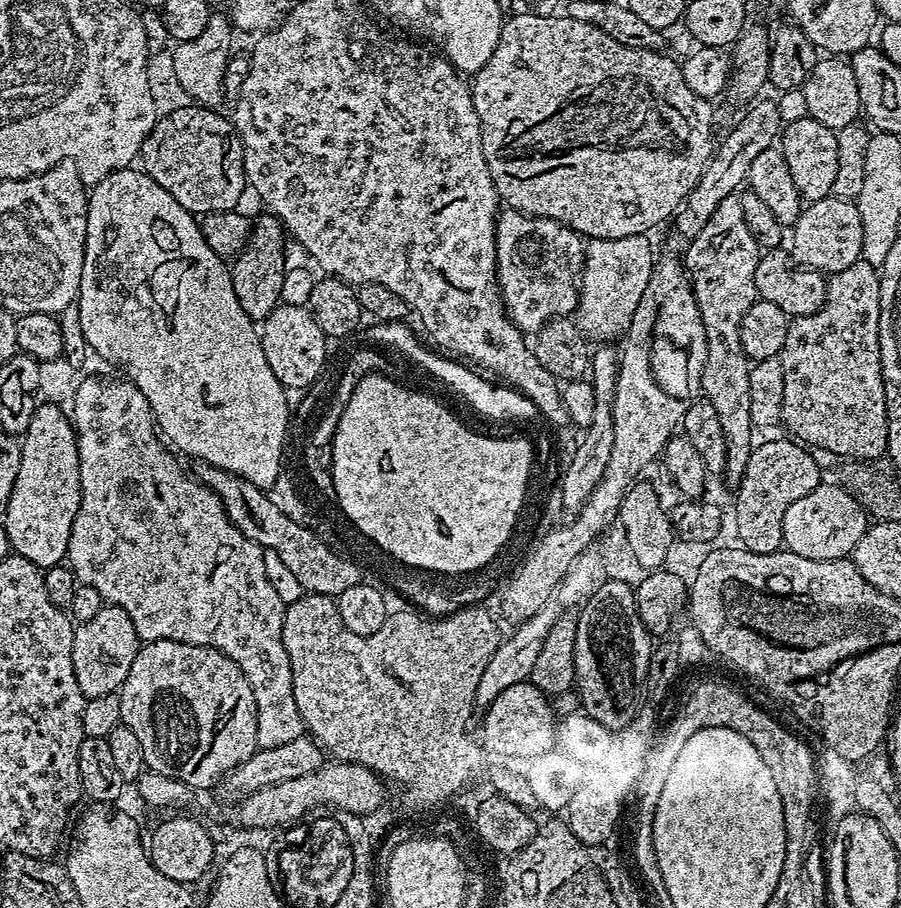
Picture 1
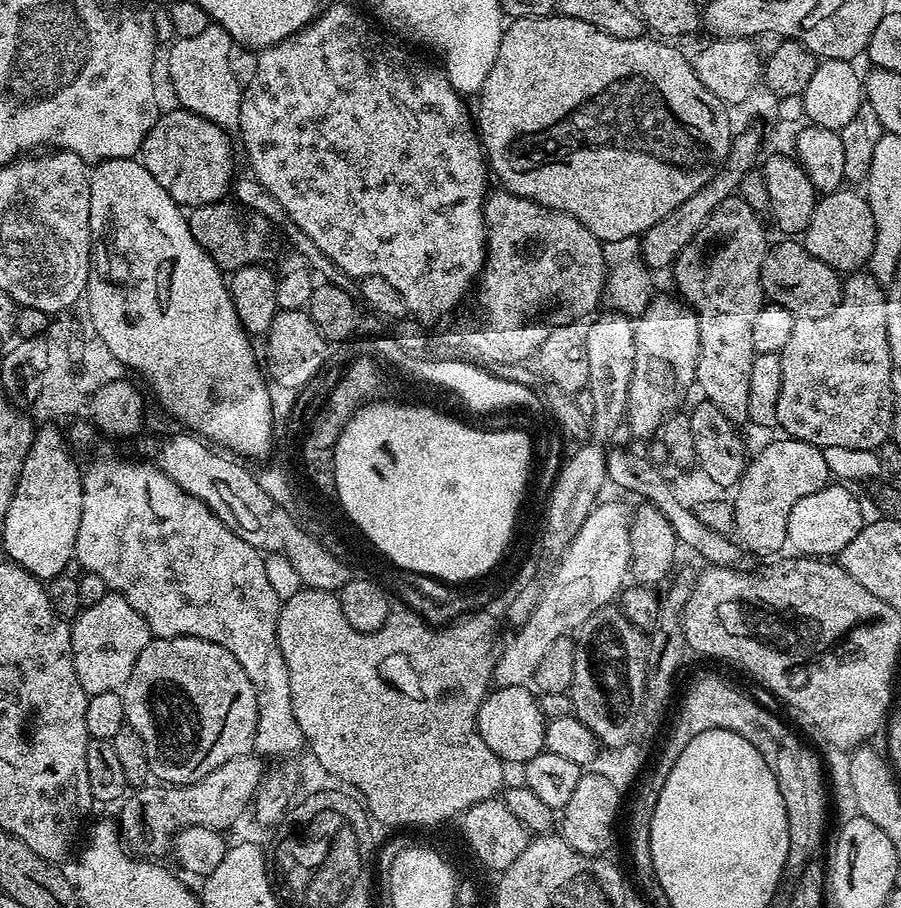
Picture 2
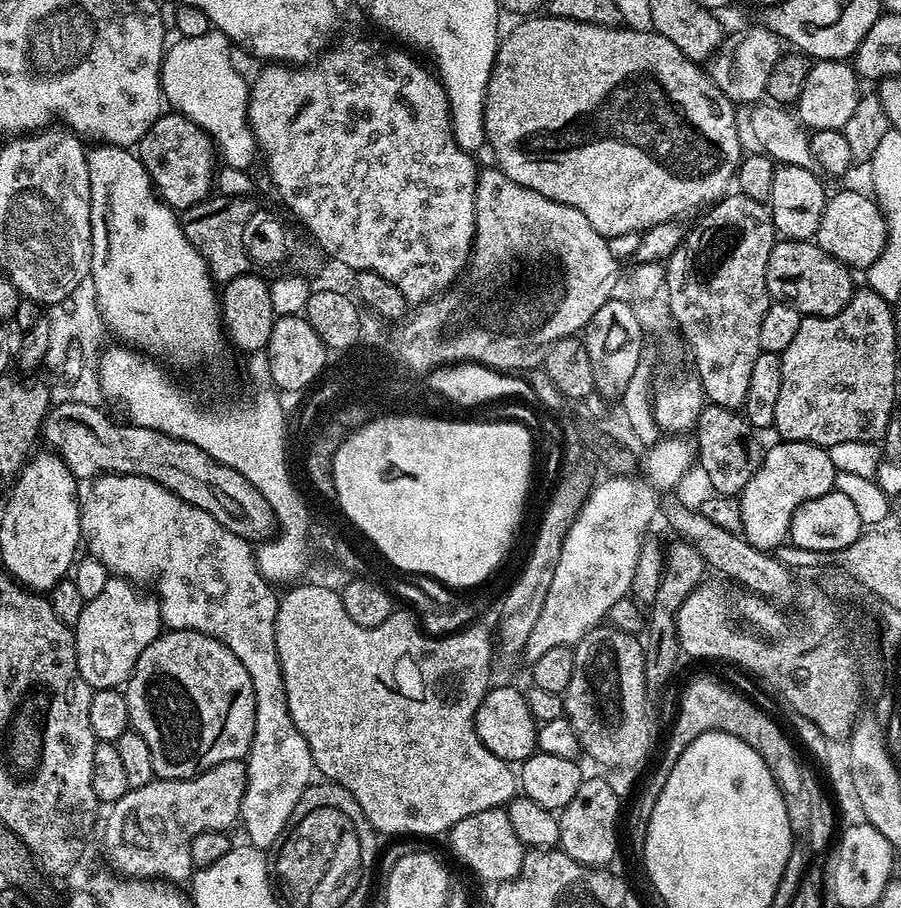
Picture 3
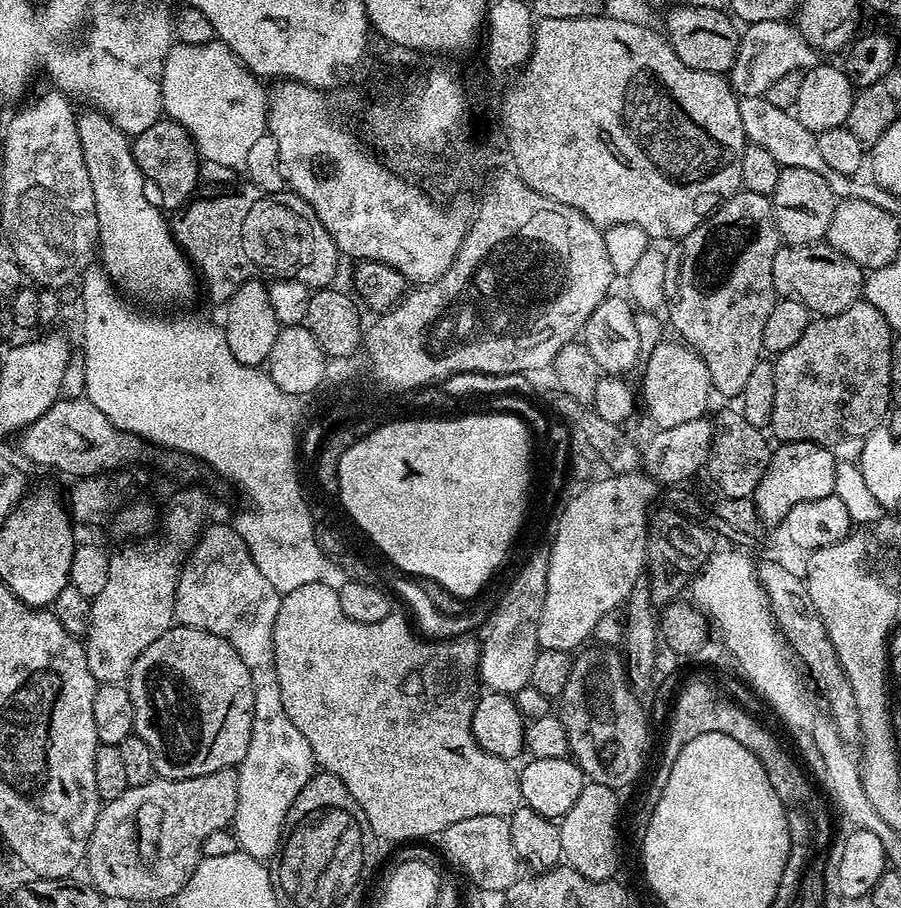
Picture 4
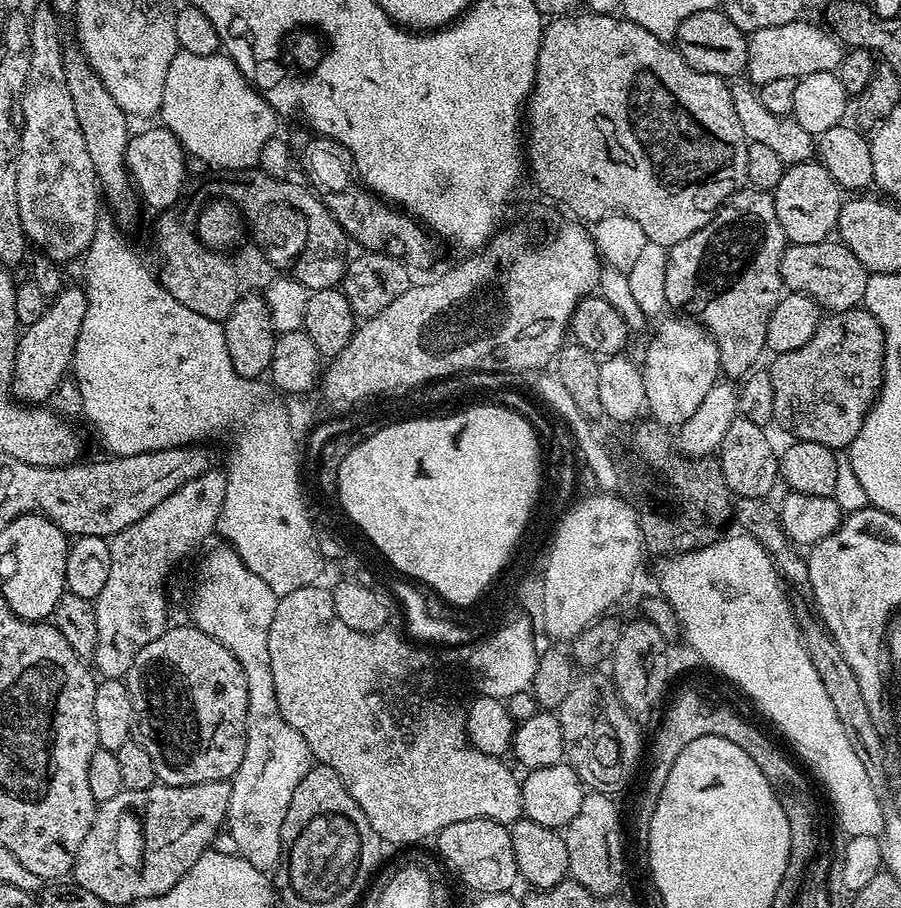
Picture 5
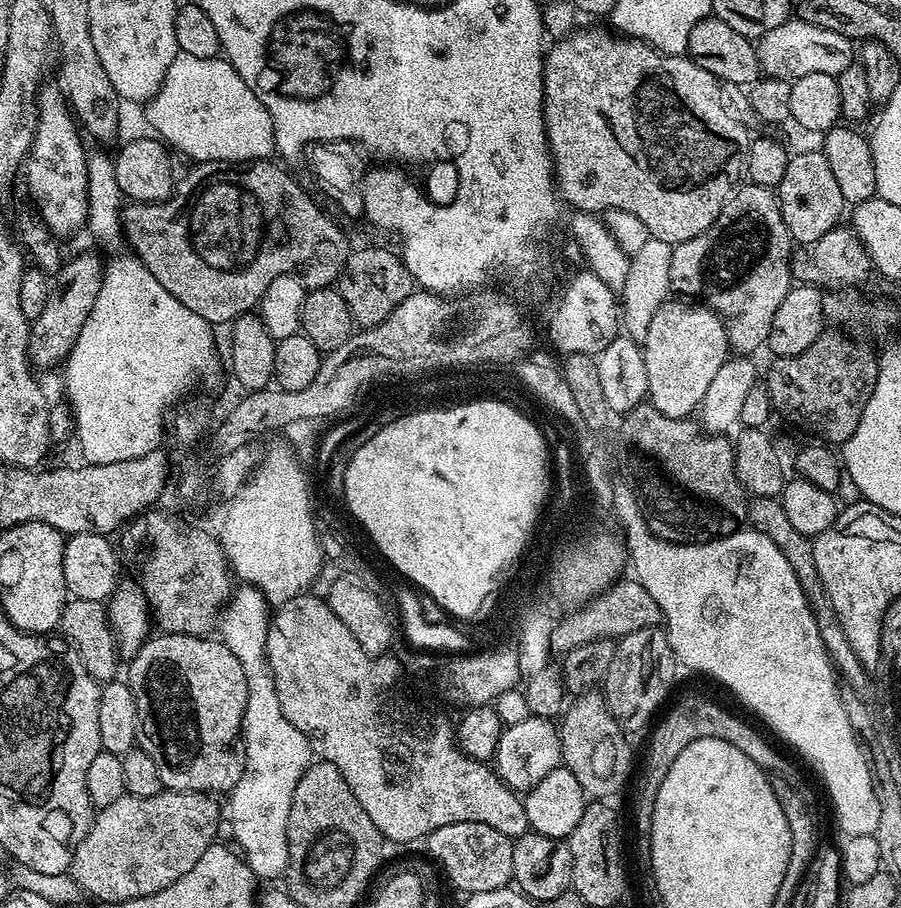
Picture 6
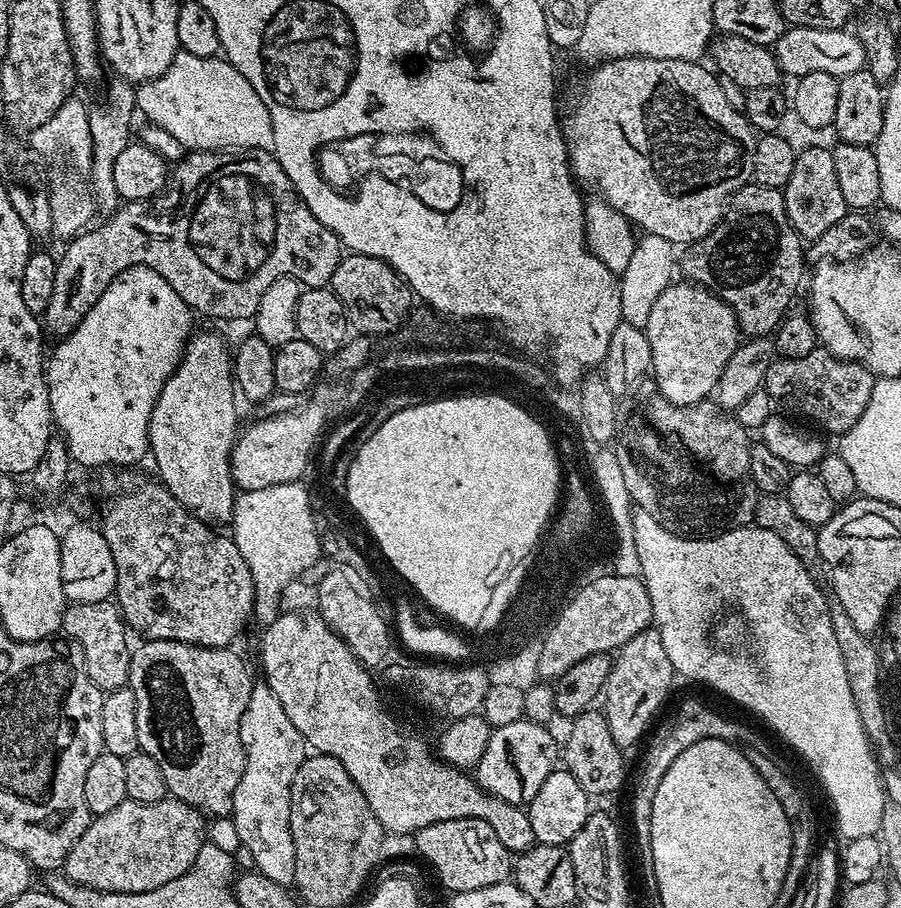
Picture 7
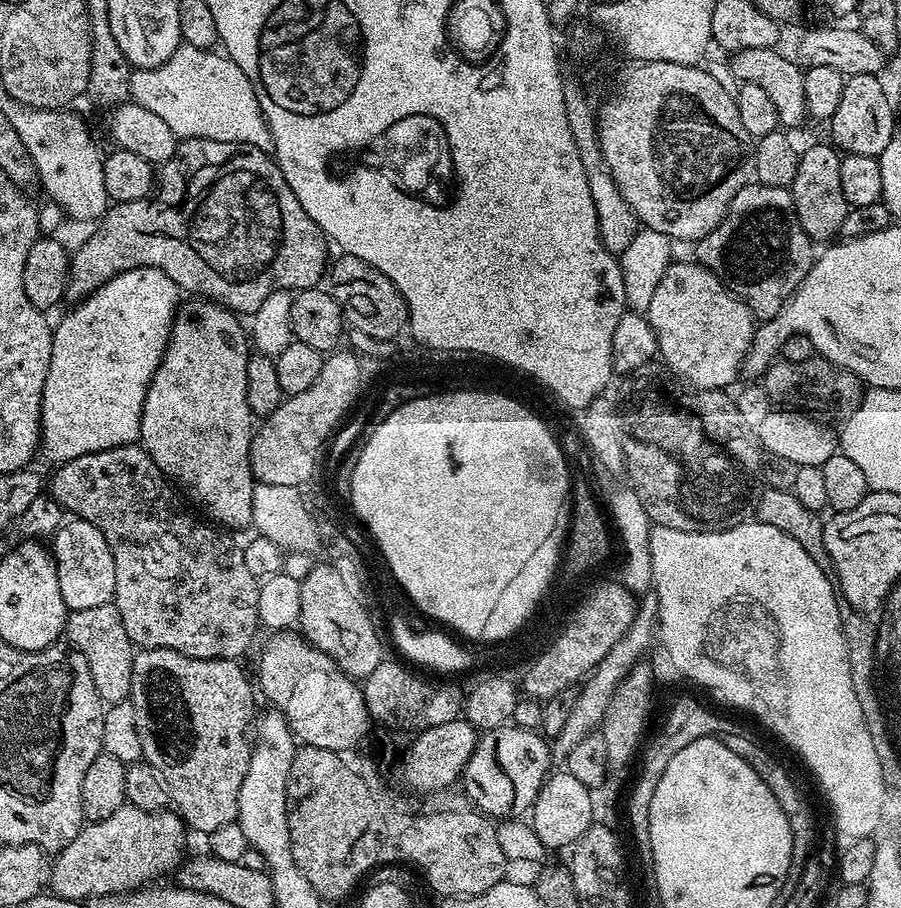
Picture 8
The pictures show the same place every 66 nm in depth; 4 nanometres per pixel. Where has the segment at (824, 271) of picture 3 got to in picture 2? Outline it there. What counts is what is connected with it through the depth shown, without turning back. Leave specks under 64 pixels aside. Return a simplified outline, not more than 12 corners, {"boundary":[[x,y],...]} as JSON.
{"boundary":[[799,239],[773,243],[765,301],[797,320],[838,306],[841,273]]}

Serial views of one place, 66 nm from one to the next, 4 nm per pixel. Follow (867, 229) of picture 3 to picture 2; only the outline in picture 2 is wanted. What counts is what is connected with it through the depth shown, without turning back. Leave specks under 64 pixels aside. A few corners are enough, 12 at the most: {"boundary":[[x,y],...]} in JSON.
{"boundary":[[856,190],[821,195],[802,230],[818,262],[865,267],[874,216]]}

